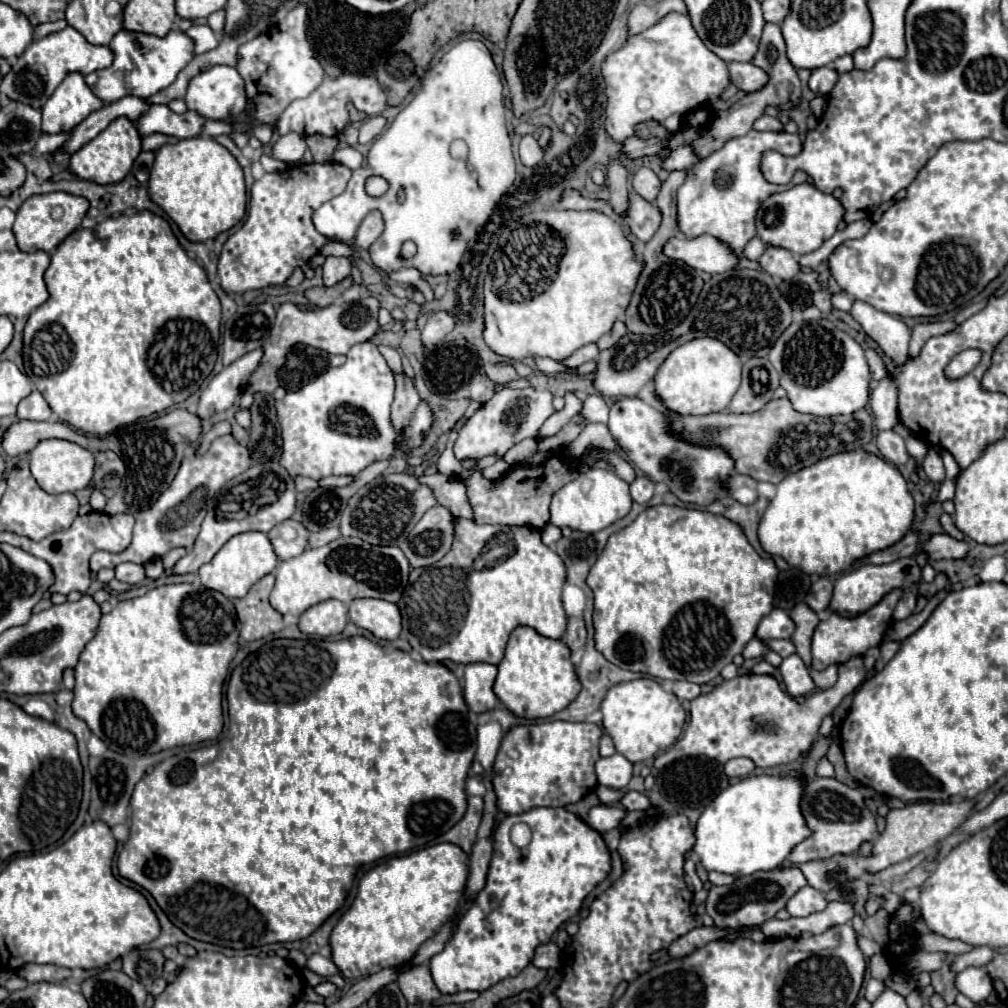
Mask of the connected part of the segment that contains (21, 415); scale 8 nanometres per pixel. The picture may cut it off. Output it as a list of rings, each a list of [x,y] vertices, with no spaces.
[[[33,390],[27,398],[23,398],[23,402],[19,402],[17,418],[19,420],[49,420],[51,418],[51,408],[39,390]]]

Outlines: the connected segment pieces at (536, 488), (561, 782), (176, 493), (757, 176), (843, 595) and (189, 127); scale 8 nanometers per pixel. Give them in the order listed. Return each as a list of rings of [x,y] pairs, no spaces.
[[[551,454],[545,462],[529,466],[515,464],[501,478],[487,480],[477,468],[479,460],[461,460],[465,470],[471,470],[469,478],[463,478],[467,488],[467,500],[473,510],[473,520],[477,524],[505,524],[505,526],[533,526],[543,528],[549,522],[549,502],[551,496],[563,488],[567,482],[579,476],[579,458],[571,454]]]
[[[531,722],[507,730],[493,770],[497,806],[505,814],[523,814],[537,806],[565,806],[597,788],[595,762],[599,760],[601,728],[589,722]]]
[[[231,434],[219,436],[213,440],[211,450],[205,452],[203,456],[189,454],[183,458],[183,464],[175,476],[175,480],[169,484],[169,488],[159,496],[159,500],[149,508],[139,512],[135,528],[133,528],[133,538],[127,550],[119,554],[111,552],[95,552],[91,556],[91,570],[101,570],[101,568],[115,568],[121,562],[135,562],[135,564],[145,564],[151,558],[161,558],[165,552],[177,546],[191,548],[201,522],[205,518],[205,506],[207,500],[215,496],[217,490],[221,490],[231,478],[239,476],[243,470],[247,470],[251,464],[249,460],[249,450],[241,444],[235,442]]]
[[[701,106],[701,108],[685,114],[680,130],[675,133],[669,132],[659,122],[641,122],[639,126],[635,126],[635,136],[643,138],[643,140],[657,138],[661,144],[661,150],[669,150],[667,156],[661,160],[661,166],[667,172],[673,172],[673,170],[687,172],[685,184],[677,192],[679,230],[687,238],[711,234],[719,240],[725,240],[737,254],[741,254],[745,244],[755,236],[755,214],[757,214],[761,202],[775,192],[789,190],[807,180],[807,174],[797,170],[789,184],[785,184],[785,186],[769,184],[761,174],[763,152],[773,148],[785,156],[797,156],[801,152],[801,140],[797,134],[787,134],[787,132],[749,130],[745,136],[727,140],[719,150],[711,152],[707,158],[699,158],[693,150],[693,142],[707,130],[711,114],[713,112],[709,106]]]
[[[899,558],[899,560],[893,560],[889,564],[881,564],[881,566],[865,564],[857,570],[851,570],[845,576],[841,576],[835,582],[835,590],[833,590],[833,598],[831,598],[829,608],[843,614],[843,616],[857,616],[857,614],[869,610],[871,606],[875,606],[893,588],[911,590],[917,580],[921,580],[921,568],[917,566],[915,558]]]
[[[153,104],[147,108],[147,112],[139,116],[135,124],[143,138],[151,134],[165,134],[173,138],[193,138],[193,136],[199,136],[205,120],[191,110],[185,114],[175,114],[167,106]]]

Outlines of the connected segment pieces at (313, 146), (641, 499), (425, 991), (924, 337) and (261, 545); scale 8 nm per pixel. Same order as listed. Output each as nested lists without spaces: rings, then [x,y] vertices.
[[[315,134],[315,136],[307,136],[307,146],[309,150],[313,152],[313,160],[315,162],[329,162],[333,160],[333,150],[337,146],[337,136],[321,136],[321,134]]]
[[[639,476],[631,482],[631,498],[639,504],[647,504],[653,496],[653,482],[647,476]]]
[[[429,964],[417,966],[417,968],[409,968],[407,972],[403,972],[397,980],[403,996],[407,998],[409,1004],[417,1004],[417,1002],[431,1002],[437,1000],[441,996],[441,992],[437,990],[431,972],[429,972]]]
[[[947,320],[947,322],[923,322],[923,324],[917,324],[913,328],[913,334],[911,334],[911,344],[909,344],[909,356],[917,356],[919,350],[923,348],[923,344],[931,338],[931,336],[939,336],[939,334],[947,334],[951,330],[955,330],[955,322]]]
[[[243,532],[225,542],[223,548],[213,556],[213,560],[203,564],[197,574],[203,586],[219,590],[227,598],[243,598],[249,592],[249,588],[265,574],[273,572],[275,566],[277,566],[277,556],[273,552],[269,538],[261,532]]]

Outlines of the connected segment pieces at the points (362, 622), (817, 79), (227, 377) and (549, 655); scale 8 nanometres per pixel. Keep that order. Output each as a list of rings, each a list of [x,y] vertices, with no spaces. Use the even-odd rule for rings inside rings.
[[[359,598],[349,604],[349,620],[383,640],[395,640],[401,632],[397,604],[377,598]]]
[[[821,66],[821,68],[815,68],[815,70],[811,70],[809,88],[811,88],[815,94],[827,96],[827,94],[833,90],[837,78],[839,78],[839,74],[837,74],[837,70],[835,70],[833,66]]]
[[[263,348],[251,350],[251,354],[243,354],[243,358],[237,358],[235,362],[231,362],[231,366],[225,366],[219,374],[215,374],[209,386],[201,394],[197,414],[203,420],[207,420],[215,412],[231,408],[241,390],[247,386],[261,358],[263,358]]]
[[[517,626],[511,632],[505,658],[499,662],[499,674],[495,680],[495,694],[505,708],[525,718],[547,718],[567,708],[577,698],[579,690],[581,682],[571,662],[571,650],[563,640],[545,638],[529,626]]]

